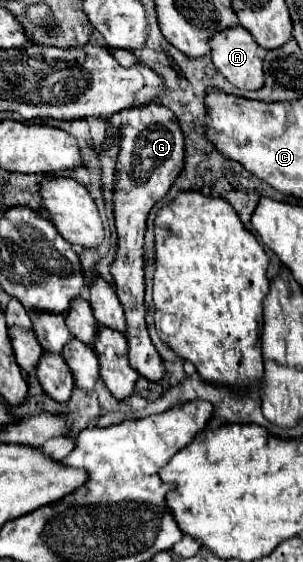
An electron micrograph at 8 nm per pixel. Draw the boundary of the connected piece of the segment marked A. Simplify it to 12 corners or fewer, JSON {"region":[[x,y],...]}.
{"region":[[243,28],[211,38],[215,68],[241,90],[265,86],[265,50]]}

